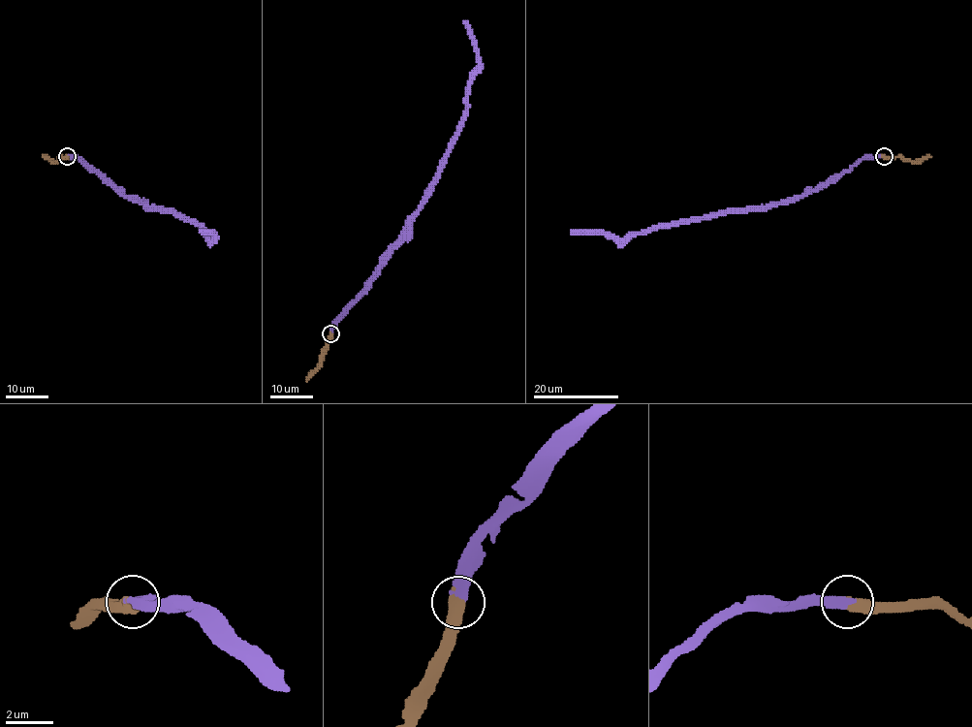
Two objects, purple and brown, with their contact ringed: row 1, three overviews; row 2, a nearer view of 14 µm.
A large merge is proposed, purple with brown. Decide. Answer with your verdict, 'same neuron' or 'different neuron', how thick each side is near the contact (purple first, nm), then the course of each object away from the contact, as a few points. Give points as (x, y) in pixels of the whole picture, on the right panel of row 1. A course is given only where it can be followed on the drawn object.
same neuron | 400/500 nm | purple via (884, 156), (865, 156), (834, 179), (758, 208), (730, 209), (634, 232), (621, 239), (570, 231) | brown via (884, 156), (900, 156), (916, 162), (930, 156)

